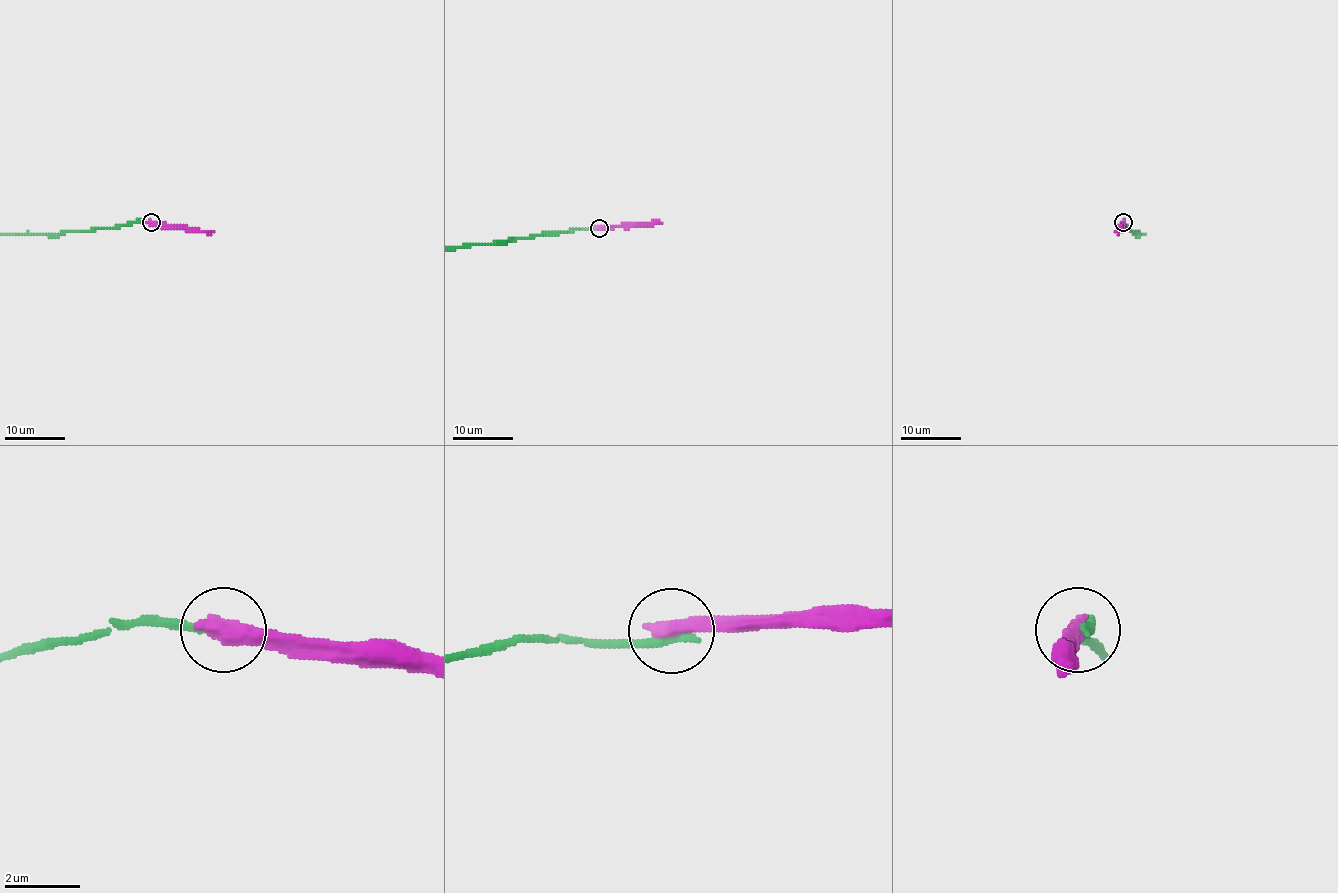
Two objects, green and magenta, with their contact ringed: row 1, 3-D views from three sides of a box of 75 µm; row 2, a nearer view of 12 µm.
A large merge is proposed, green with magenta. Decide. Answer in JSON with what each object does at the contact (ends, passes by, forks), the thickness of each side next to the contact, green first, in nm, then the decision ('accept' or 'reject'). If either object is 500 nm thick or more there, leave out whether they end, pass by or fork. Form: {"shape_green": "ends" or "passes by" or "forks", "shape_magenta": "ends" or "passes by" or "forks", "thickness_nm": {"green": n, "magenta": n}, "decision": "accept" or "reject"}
{"thickness_nm": {"green": 240, "magenta": 550}, "decision": "reject"}

